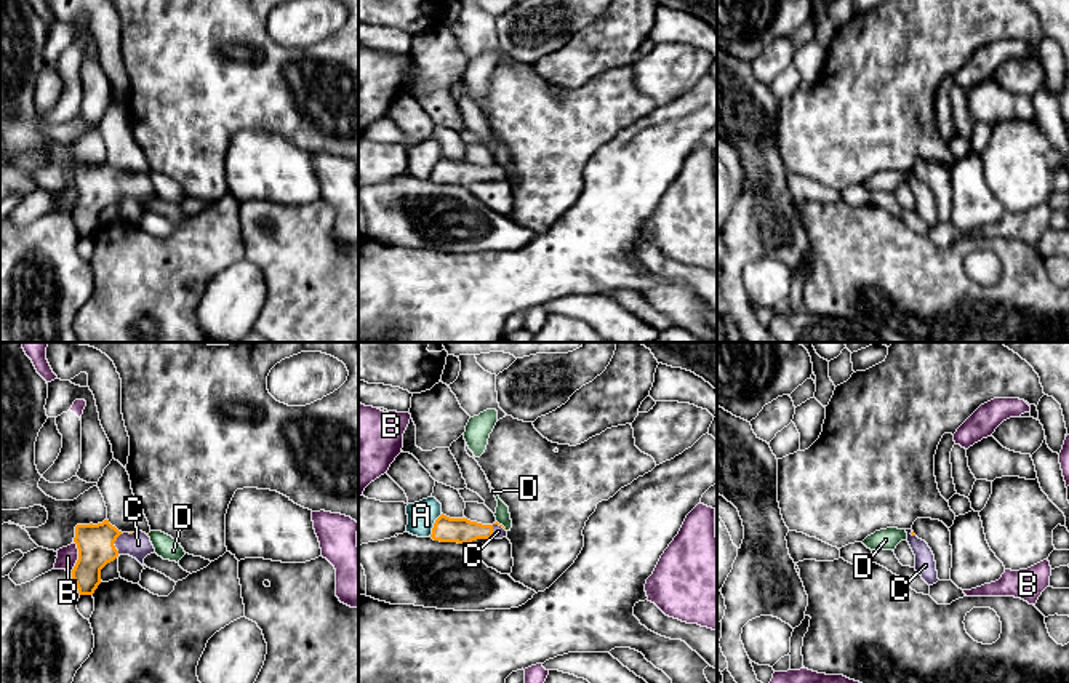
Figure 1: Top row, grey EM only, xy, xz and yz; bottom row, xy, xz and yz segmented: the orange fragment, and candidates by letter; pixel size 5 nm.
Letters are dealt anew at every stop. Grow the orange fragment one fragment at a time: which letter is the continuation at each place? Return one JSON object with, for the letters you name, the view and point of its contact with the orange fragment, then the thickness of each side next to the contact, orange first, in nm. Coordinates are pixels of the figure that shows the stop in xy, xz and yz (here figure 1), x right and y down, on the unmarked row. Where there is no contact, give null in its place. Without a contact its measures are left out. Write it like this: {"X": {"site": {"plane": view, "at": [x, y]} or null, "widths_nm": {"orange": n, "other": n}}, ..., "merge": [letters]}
{"C": {"site": {"plane": "xz", "at": [492, 170]}, "widths_nm": {"orange": 130, "other": 60}}, "merge": ["C"]}

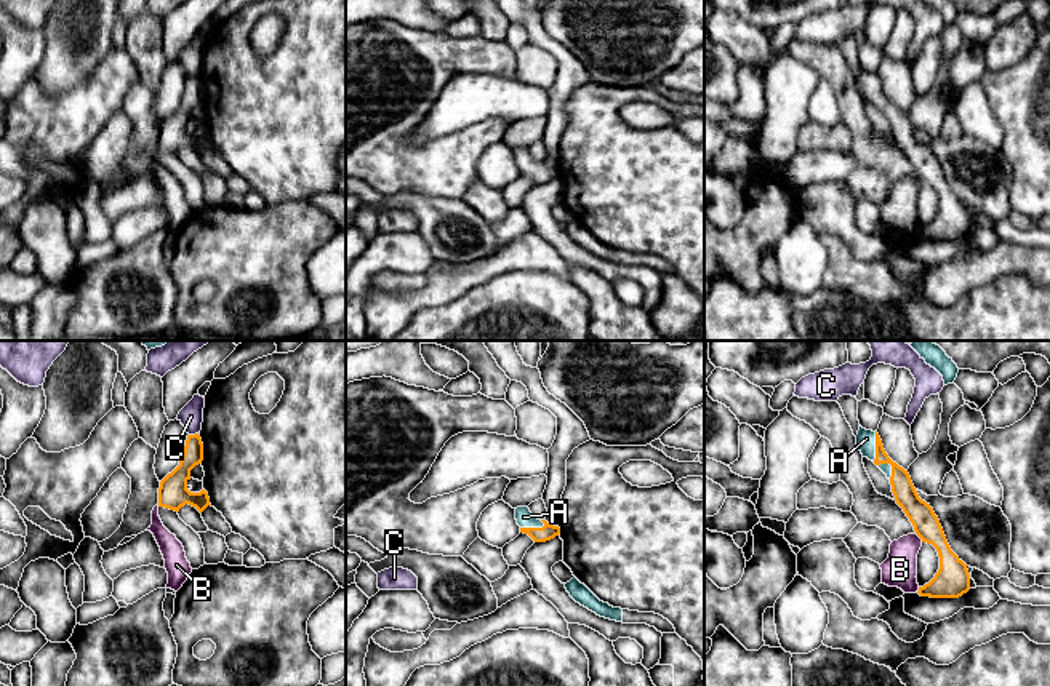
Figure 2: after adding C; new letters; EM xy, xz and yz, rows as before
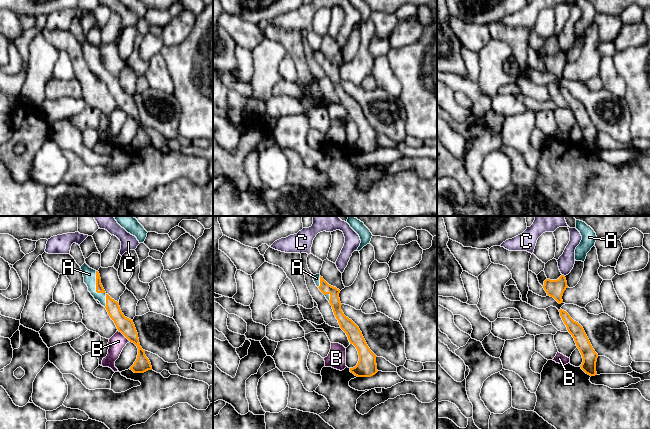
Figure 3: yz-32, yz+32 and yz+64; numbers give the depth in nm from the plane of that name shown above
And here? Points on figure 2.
{"A": {"site": {"plane": "yz", "at": [876, 88]}, "widths_nm": {"orange": 110, "other": 100}}, "merge": ["A"]}

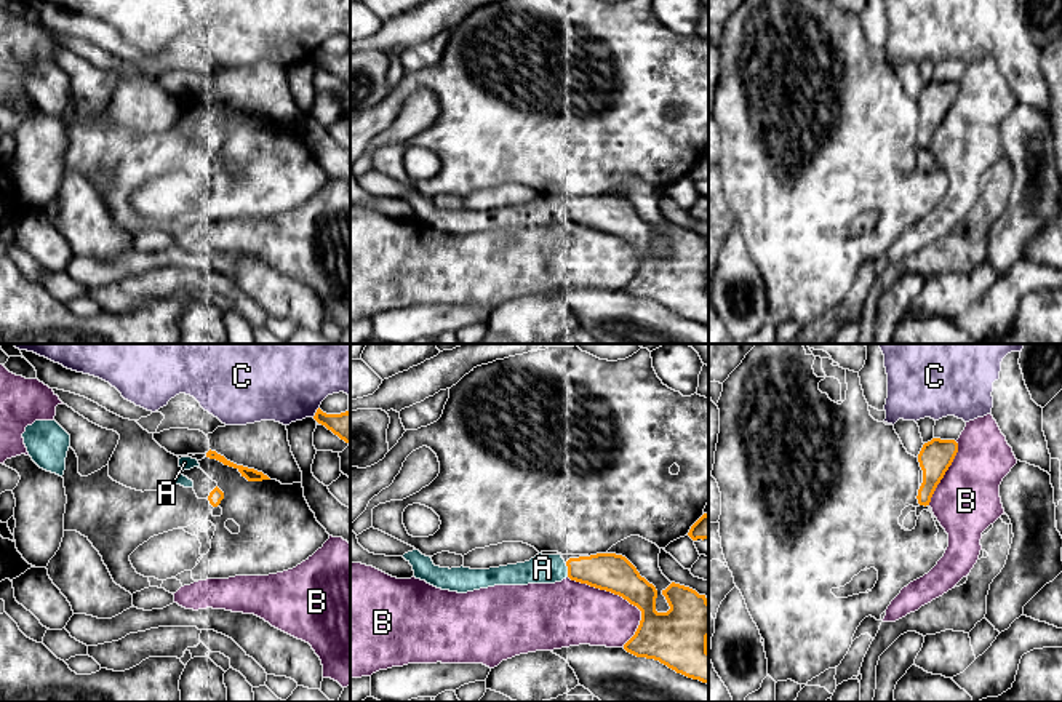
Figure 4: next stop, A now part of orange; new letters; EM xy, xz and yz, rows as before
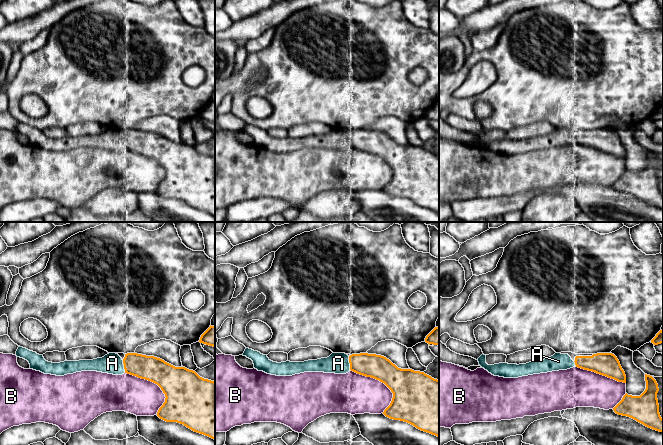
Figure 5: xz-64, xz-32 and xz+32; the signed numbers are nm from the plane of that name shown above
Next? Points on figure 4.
{"A": {"site": {"plane": "xz", "at": [568, 211]}, "widths_nm": {"orange": 190, "other": 140}}, "merge": ["A"]}

